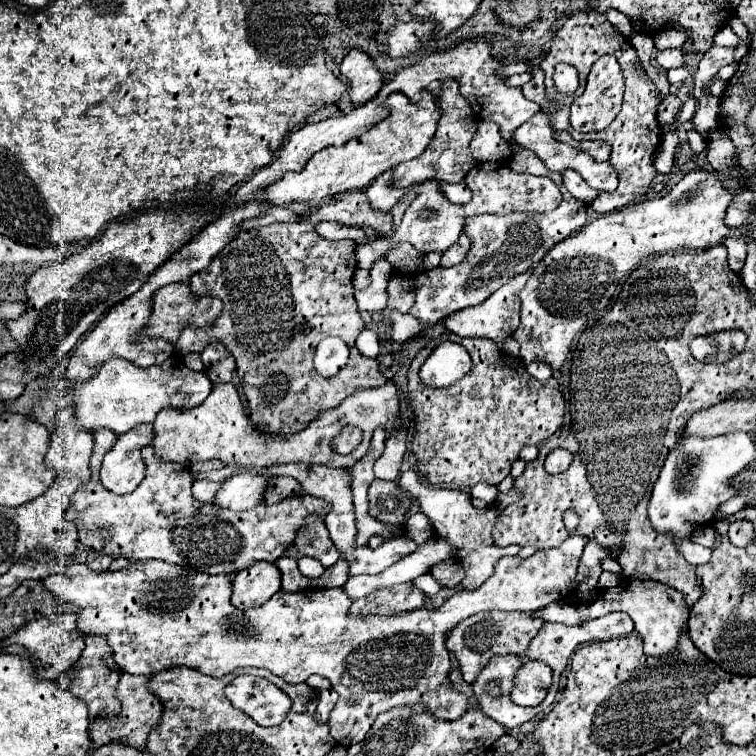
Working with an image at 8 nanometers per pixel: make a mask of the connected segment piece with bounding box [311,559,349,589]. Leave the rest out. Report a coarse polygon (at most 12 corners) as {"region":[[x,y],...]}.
{"region":[[339,559],[311,587],[341,587],[347,581],[347,561]]}

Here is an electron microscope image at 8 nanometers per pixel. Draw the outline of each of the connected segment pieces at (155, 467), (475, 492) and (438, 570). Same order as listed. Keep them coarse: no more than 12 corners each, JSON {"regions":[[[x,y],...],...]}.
{"regions":[[[113,431],[67,519],[99,555],[203,573],[275,561],[323,499],[229,511],[193,499],[189,469],[143,447],[143,485],[99,481]],[[477,483],[471,489],[473,498],[493,505],[497,499],[497,485]],[[457,559],[437,563],[431,575],[443,587],[459,587],[465,571]]]}

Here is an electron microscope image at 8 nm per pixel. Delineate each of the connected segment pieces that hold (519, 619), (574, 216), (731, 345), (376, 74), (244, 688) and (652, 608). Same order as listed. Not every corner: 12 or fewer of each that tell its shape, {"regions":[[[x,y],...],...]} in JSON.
{"regions":[[[473,615],[447,635],[463,679],[493,655],[521,655],[543,619]],[[563,185],[543,215],[475,215],[471,251],[415,281],[411,315],[435,325],[479,305],[585,227]],[[741,329],[691,339],[701,363],[725,363],[745,349]],[[349,51],[341,73],[355,105],[371,101],[383,73],[365,51]],[[241,675],[227,699],[261,727],[279,725],[291,699],[261,677]],[[627,579],[573,613],[573,623],[623,611],[645,653],[675,651],[689,617],[677,589]]]}

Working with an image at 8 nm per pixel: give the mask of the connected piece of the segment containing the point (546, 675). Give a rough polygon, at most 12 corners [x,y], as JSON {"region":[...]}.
{"region":[[527,661],[517,669],[511,701],[539,705],[551,667]]}

